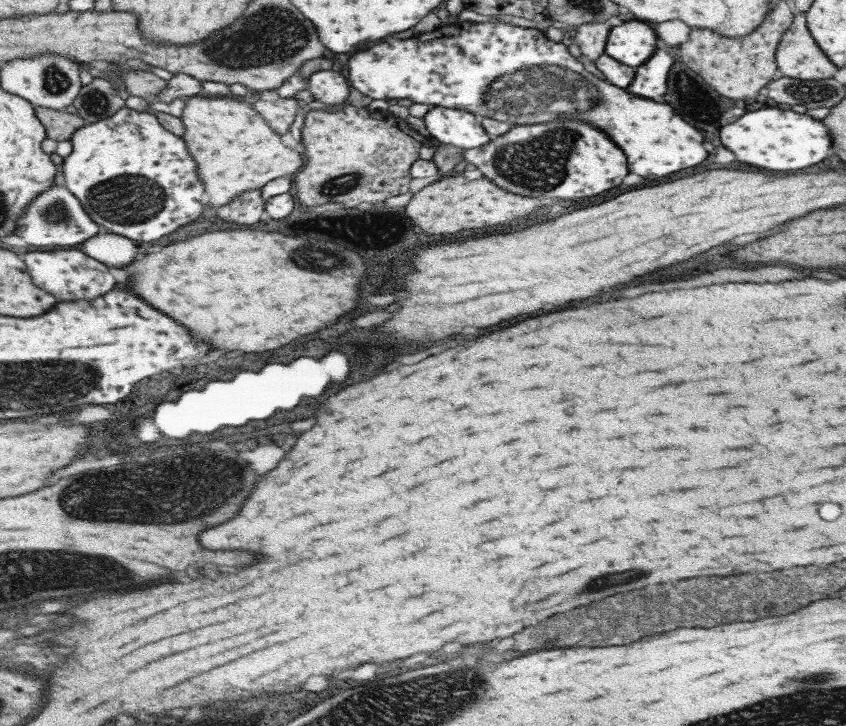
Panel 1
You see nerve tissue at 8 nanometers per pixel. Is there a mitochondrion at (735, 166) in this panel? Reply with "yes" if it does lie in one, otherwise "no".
no

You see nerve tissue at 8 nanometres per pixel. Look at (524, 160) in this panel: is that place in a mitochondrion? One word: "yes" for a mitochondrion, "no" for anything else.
yes

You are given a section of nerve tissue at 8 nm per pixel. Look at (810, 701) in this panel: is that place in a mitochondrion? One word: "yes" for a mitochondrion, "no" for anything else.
yes

